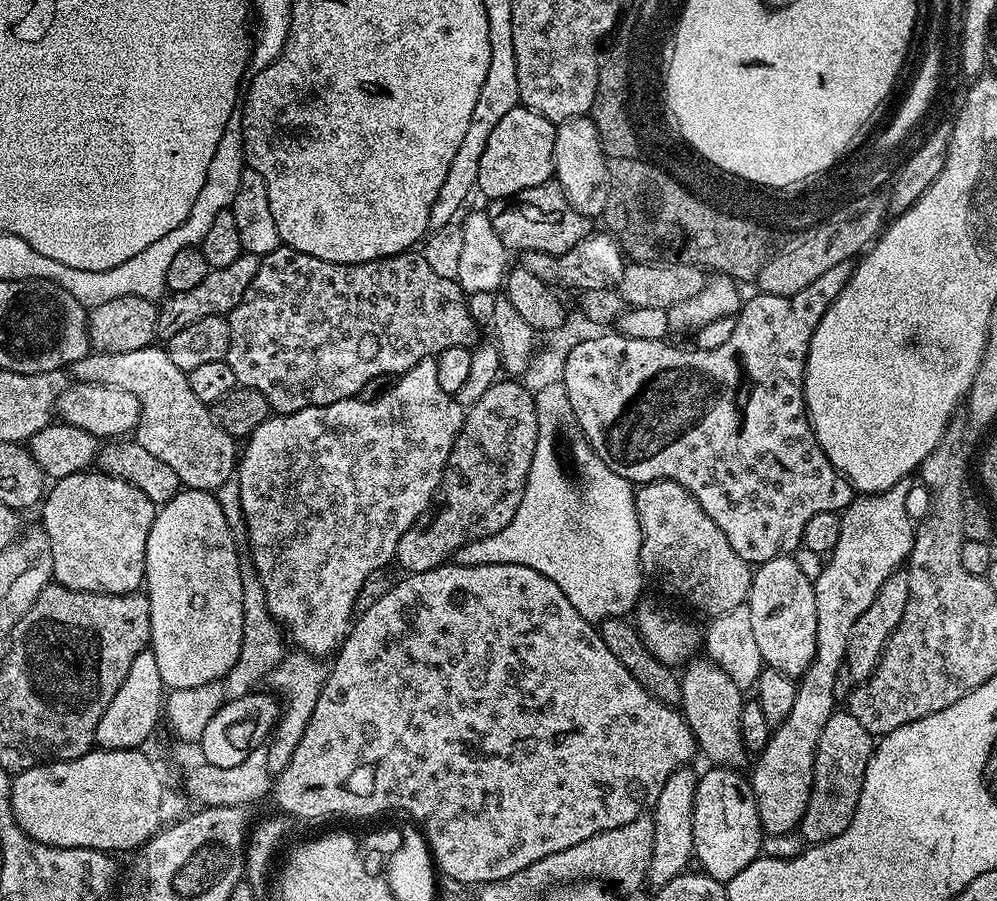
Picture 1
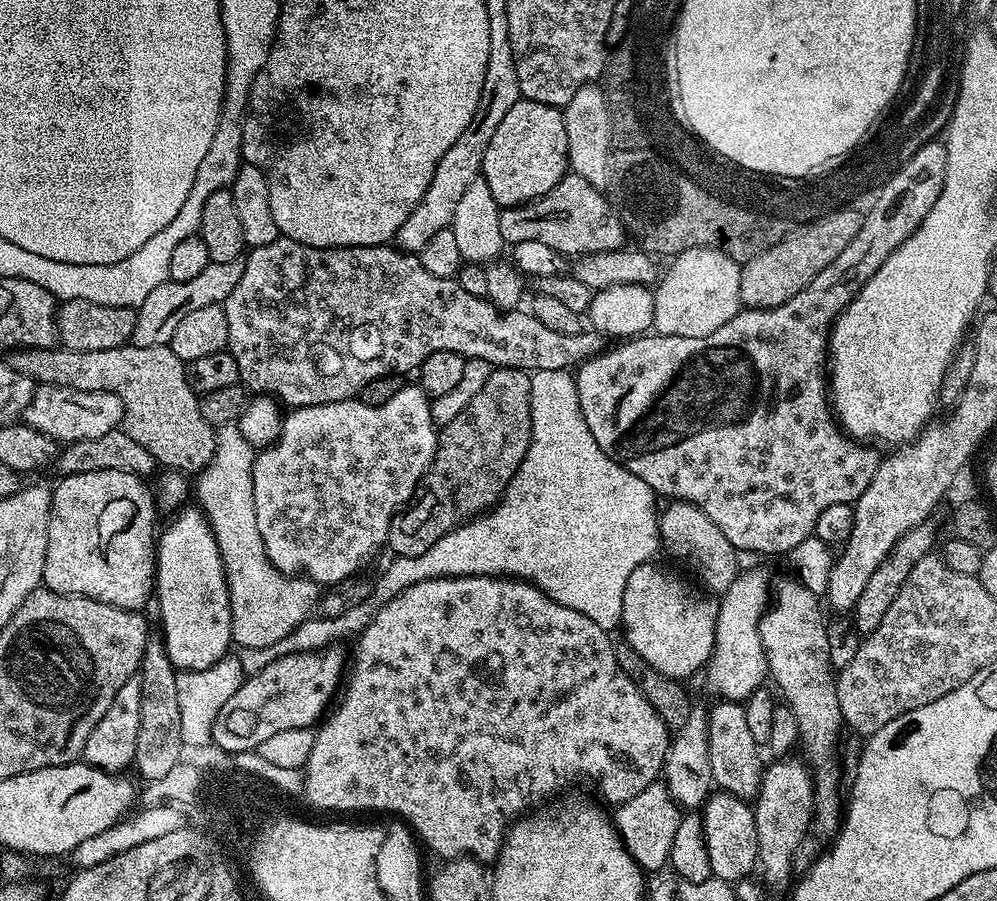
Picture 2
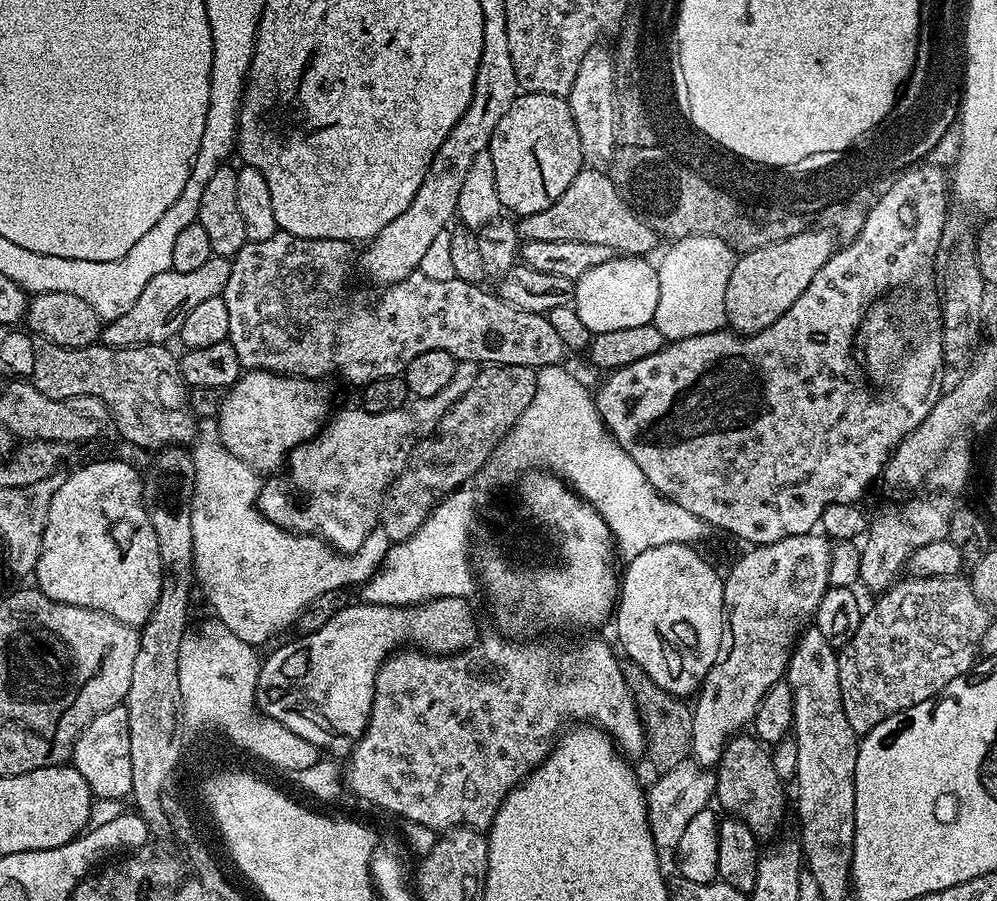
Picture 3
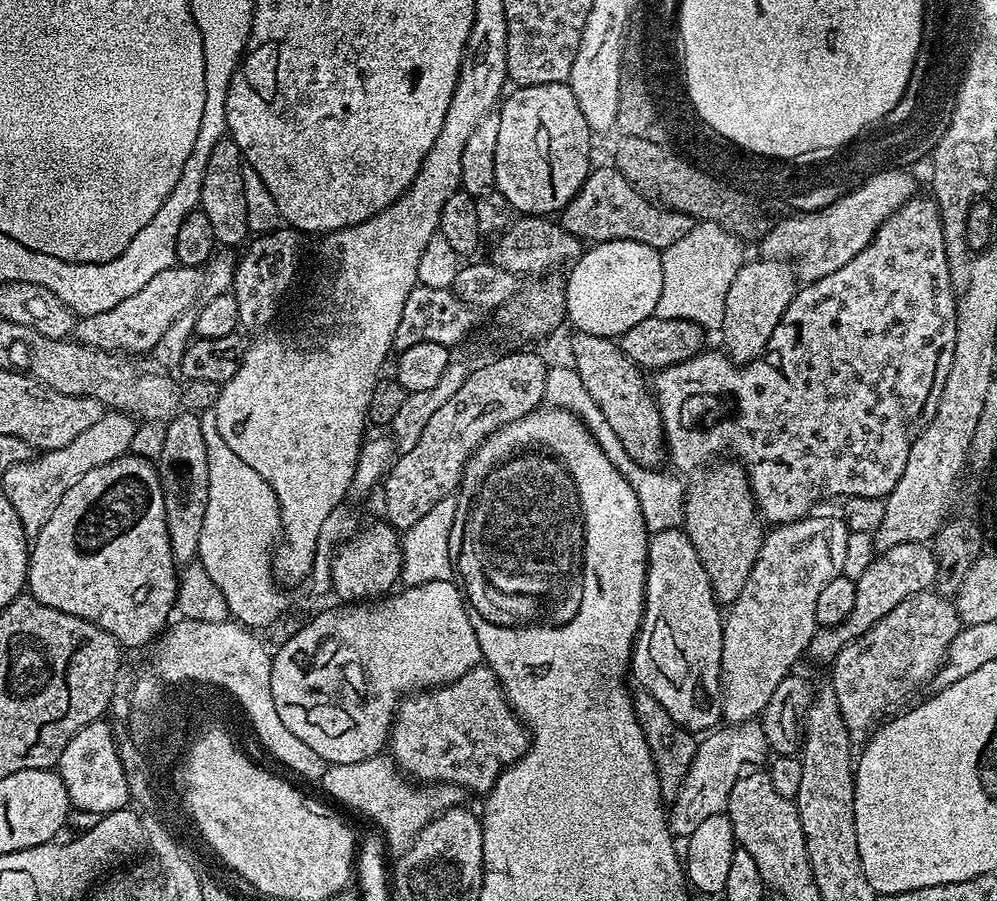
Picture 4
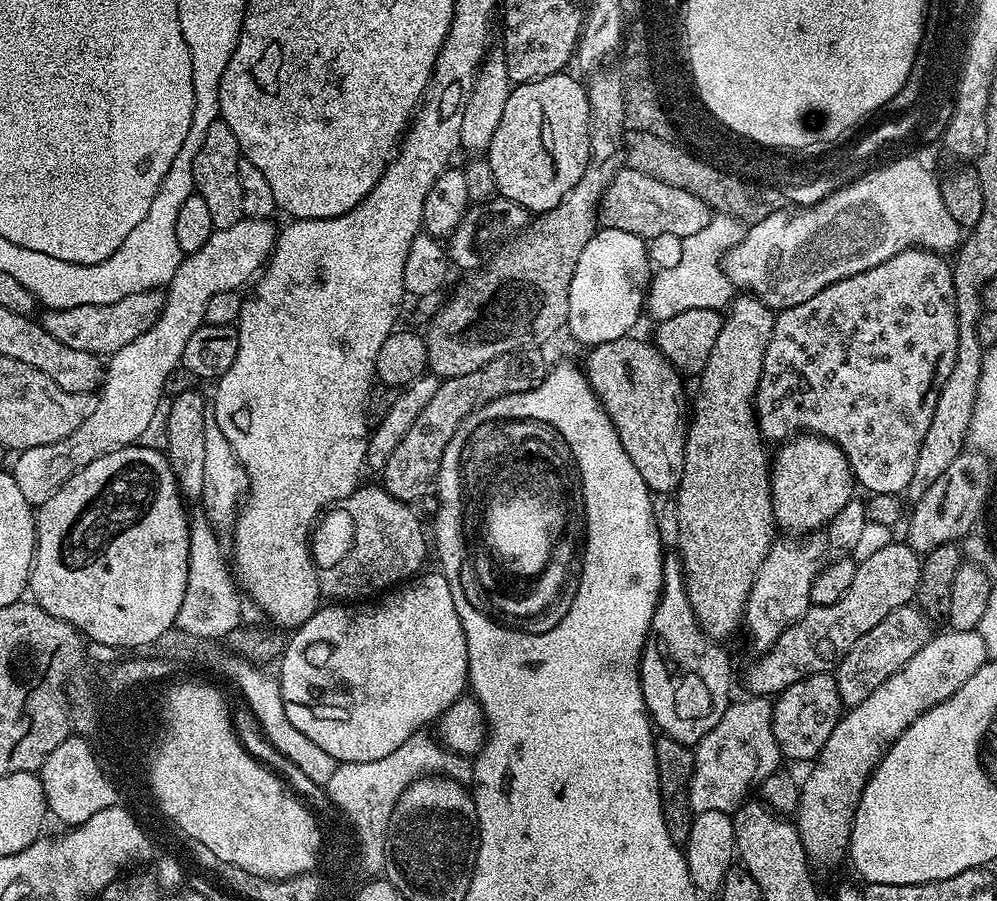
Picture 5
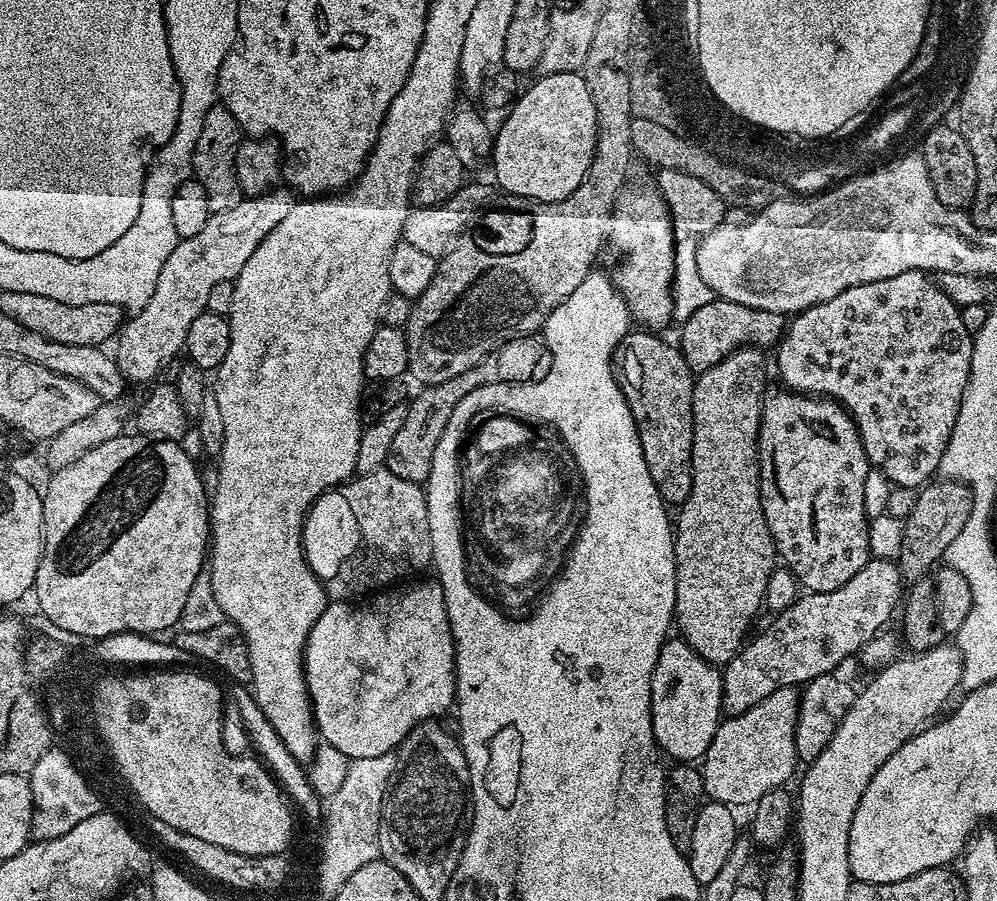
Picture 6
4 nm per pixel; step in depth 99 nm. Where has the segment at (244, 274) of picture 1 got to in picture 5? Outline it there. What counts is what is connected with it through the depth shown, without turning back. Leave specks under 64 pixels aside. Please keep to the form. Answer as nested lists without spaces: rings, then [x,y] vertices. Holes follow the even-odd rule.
[[[160,290],[126,294],[126,298],[118,298],[118,302],[105,304],[87,304],[86,306],[70,306],[69,308],[53,308],[39,317],[39,324],[46,334],[58,338],[62,346],[71,346],[73,350],[86,350],[86,354],[94,354],[101,358],[113,356],[122,346],[134,342],[138,334],[150,330],[160,317],[164,308],[165,293]]]

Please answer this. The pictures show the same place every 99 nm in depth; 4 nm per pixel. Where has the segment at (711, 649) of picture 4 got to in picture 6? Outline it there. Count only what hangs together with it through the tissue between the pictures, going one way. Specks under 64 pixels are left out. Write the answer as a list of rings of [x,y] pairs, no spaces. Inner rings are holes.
[[[682,638],[665,640],[652,675],[652,738],[655,747],[673,756],[676,762],[699,761],[718,730],[723,707],[721,669],[703,660]]]

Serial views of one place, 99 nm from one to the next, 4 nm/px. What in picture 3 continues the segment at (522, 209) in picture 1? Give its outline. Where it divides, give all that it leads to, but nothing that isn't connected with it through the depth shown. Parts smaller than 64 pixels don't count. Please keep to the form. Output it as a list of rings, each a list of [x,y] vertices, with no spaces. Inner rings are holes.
[[[585,166],[566,186],[566,194],[554,202],[554,206],[546,206],[546,210],[538,210],[538,214],[519,217],[518,231],[524,240],[541,240],[542,242],[595,242],[598,246],[610,246],[613,254],[621,256],[647,257],[648,252],[656,248],[658,234],[648,225],[648,221],[641,218],[634,211],[631,204],[620,195],[620,191],[614,186],[611,175],[607,171],[599,172],[599,167]]]

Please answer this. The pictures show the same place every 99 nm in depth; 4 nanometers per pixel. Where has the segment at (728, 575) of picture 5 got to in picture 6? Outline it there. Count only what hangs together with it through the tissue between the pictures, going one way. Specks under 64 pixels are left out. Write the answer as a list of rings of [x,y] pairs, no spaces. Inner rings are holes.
[[[740,348],[730,355],[724,356],[718,366],[710,366],[710,370],[699,373],[695,377],[694,398],[692,399],[692,413],[694,414],[694,438],[692,439],[692,485],[690,498],[679,509],[680,517],[674,520],[674,539],[676,541],[676,615],[675,627],[680,627],[679,635],[690,647],[706,662],[723,666],[728,664],[740,653],[749,635],[748,627],[752,619],[762,612],[768,577],[778,568],[778,553],[776,544],[772,541],[770,526],[766,526],[766,518],[762,514],[760,501],[760,451],[756,443],[760,433],[760,415],[766,395],[764,388],[764,356],[759,348]]]

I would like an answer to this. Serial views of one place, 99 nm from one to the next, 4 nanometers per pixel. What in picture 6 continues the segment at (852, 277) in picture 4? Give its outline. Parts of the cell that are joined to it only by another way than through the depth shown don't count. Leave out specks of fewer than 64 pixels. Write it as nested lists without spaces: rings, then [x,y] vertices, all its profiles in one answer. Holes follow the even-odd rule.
[[[903,272],[894,274],[894,278],[882,278],[878,282],[870,282],[862,286],[850,286],[850,290],[842,290],[830,302],[822,302],[818,306],[810,306],[804,312],[797,312],[787,321],[784,336],[774,349],[776,355],[776,372],[785,389],[797,394],[811,394],[835,400],[852,415],[858,434],[862,438],[862,446],[866,450],[869,465],[883,474],[888,483],[897,488],[919,489],[927,485],[940,471],[942,454],[950,442],[950,434],[954,430],[954,422],[958,418],[960,403],[968,388],[970,378],[970,362],[972,361],[973,333],[962,326],[960,309],[954,302],[944,299],[942,290],[938,290],[935,279],[922,272]],[[896,296],[904,296],[901,304],[896,304]],[[916,296],[933,296],[936,300],[916,300]]]

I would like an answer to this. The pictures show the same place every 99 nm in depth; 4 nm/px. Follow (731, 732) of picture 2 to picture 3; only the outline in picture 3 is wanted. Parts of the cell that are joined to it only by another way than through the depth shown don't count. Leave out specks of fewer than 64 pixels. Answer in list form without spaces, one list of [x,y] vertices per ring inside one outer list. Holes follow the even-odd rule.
[[[737,734],[724,745],[724,753],[720,759],[720,763],[715,765],[714,775],[716,778],[716,795],[715,803],[721,804],[725,808],[729,817],[746,822],[746,826],[750,826],[750,830],[755,832],[757,837],[764,836],[775,837],[776,831],[780,828],[780,823],[784,820],[784,788],[785,781],[778,778],[778,773],[774,771],[774,762],[772,761],[772,753],[755,735]]]

